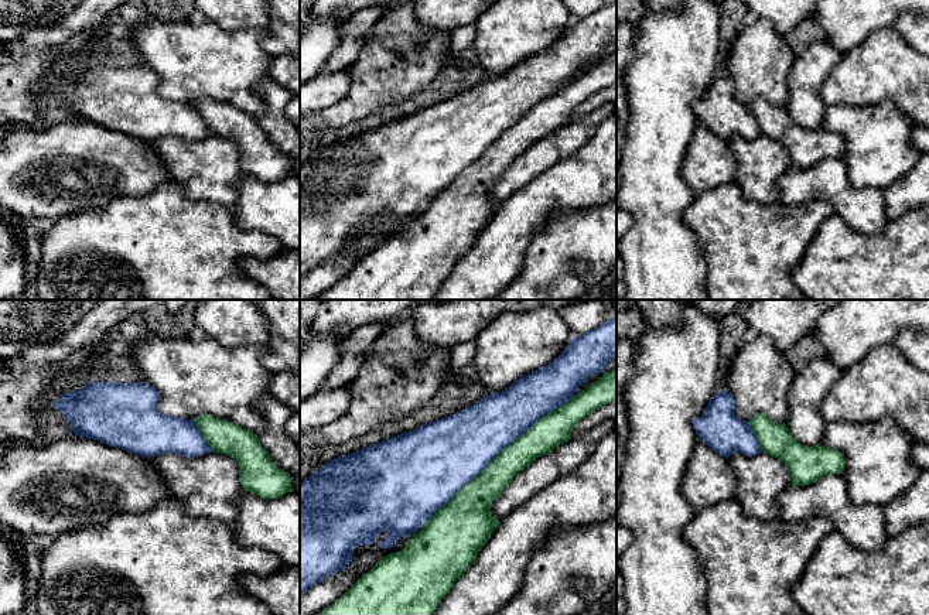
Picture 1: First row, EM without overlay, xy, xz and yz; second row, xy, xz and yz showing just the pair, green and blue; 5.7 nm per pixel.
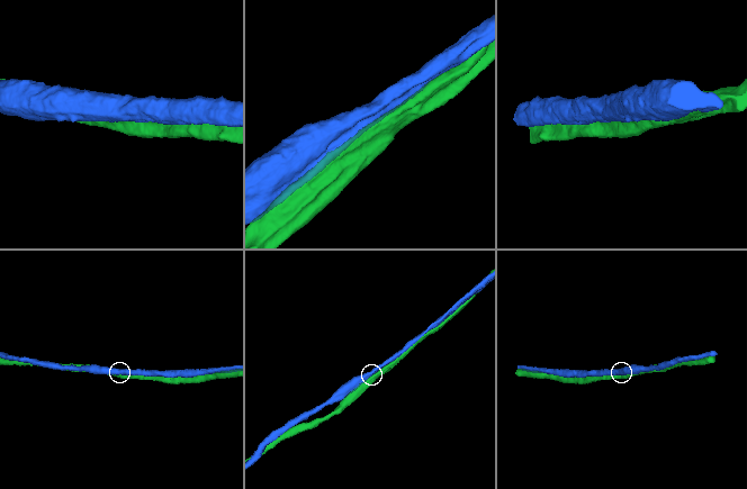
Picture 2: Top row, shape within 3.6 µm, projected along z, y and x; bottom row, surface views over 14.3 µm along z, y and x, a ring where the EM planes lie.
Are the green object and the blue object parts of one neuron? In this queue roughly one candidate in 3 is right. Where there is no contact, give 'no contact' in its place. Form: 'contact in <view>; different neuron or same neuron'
contact in xz; different neuron

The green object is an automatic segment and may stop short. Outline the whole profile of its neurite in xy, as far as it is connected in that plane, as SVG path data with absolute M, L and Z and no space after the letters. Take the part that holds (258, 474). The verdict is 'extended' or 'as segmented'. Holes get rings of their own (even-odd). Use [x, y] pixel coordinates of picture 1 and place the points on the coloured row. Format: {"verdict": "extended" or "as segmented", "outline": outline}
{"verdict": "as segmented", "outline": "M209 414L192 421L212 451L230 455L238 461L239 482L245 492L274 499L293 491L290 474L271 461L256 434Z"}

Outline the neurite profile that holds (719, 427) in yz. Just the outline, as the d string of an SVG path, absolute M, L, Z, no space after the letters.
M715 392L703 414L693 420L697 438L725 458L734 452L759 454L762 450L749 423L738 418L734 409L735 400L728 392Z

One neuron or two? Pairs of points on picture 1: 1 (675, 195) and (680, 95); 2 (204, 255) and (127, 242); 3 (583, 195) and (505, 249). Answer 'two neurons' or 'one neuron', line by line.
1: one neuron
2: one neuron
3: one neuron

